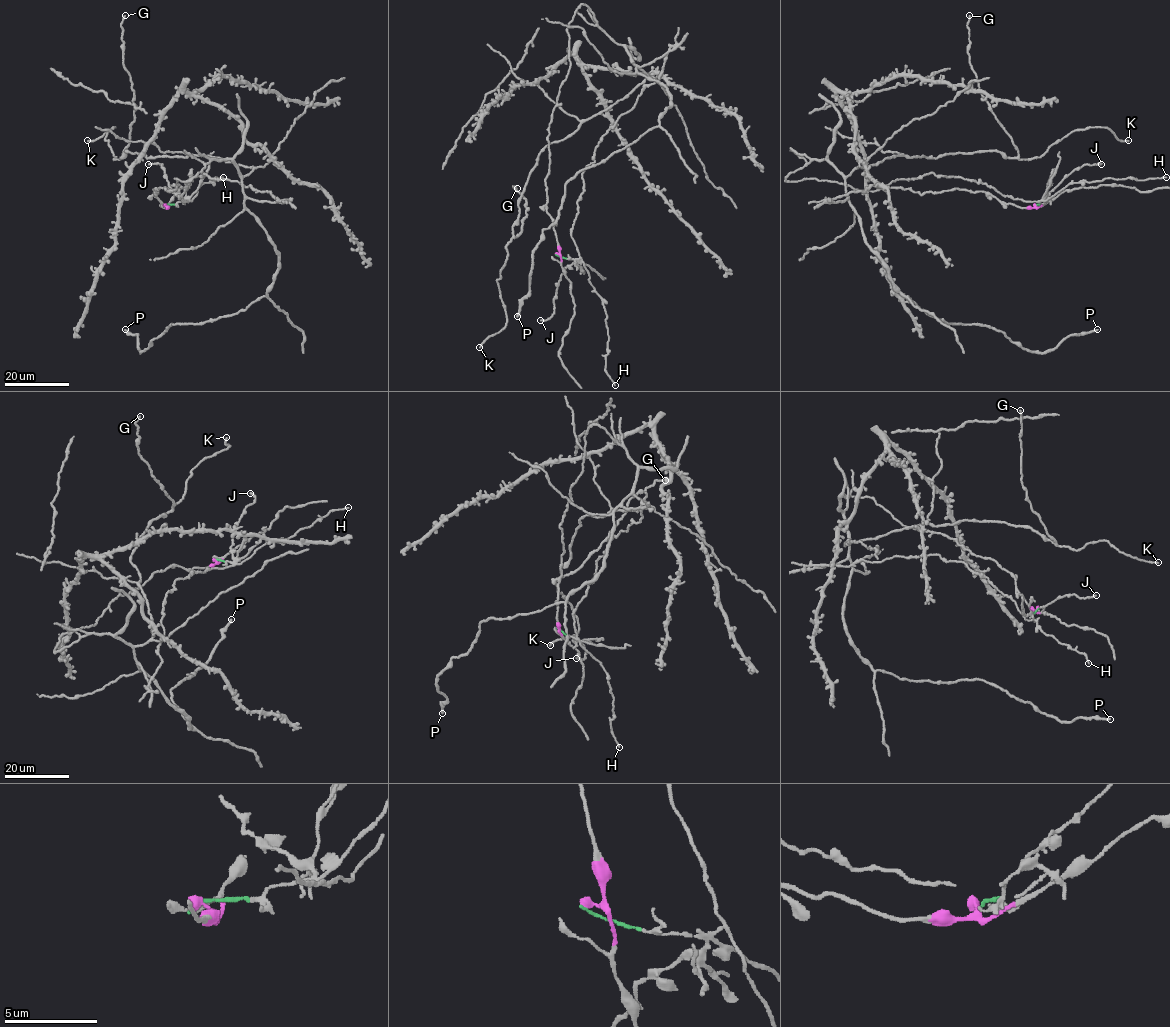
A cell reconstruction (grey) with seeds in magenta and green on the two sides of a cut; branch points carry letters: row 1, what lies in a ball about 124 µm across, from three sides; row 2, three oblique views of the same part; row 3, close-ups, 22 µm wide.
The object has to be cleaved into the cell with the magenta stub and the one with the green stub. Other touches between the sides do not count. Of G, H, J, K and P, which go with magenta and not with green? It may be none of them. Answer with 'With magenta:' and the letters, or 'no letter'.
With magenta: G, K, P

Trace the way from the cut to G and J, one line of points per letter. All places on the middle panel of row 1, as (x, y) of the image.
G: (556, 254), (548, 124), (583, 4), (646, 78), (541, 151), (514, 237), (527, 209), (517, 188)
J: (556, 255), (577, 260), (568, 265), (561, 276), (553, 300), (554, 313), (540, 320)

